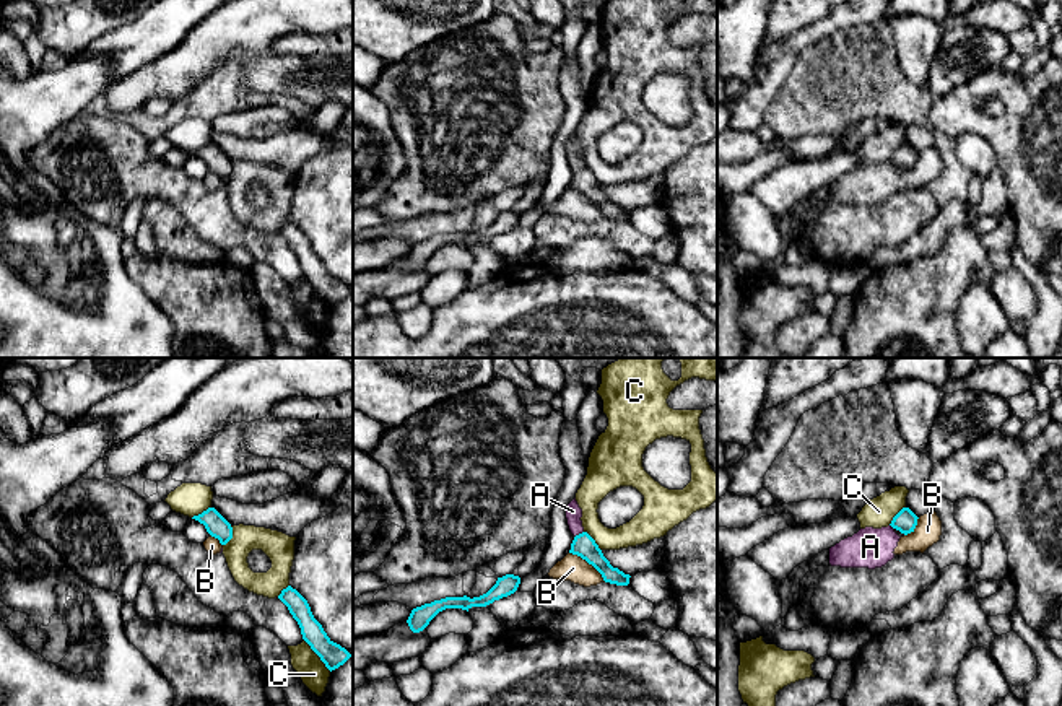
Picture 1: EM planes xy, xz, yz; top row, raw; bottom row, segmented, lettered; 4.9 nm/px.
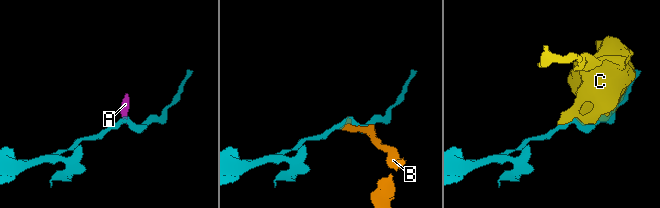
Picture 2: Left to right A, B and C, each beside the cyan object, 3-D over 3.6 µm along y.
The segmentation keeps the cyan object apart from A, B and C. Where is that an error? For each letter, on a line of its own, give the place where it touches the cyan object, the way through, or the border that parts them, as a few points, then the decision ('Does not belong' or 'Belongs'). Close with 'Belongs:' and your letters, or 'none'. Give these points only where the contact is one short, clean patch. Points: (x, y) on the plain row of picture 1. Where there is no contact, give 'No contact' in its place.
A: Touches cyan at xz (579, 169). Boundary: xz (583, 166), (574, 173). Does not belong
B: Touches cyan at xz (589, 199). Boundary: xz (570, 187), (584, 194), (605, 217). Does not belong
C: Touches cyan at xy (317, 290). Does not belong
Belongs: none

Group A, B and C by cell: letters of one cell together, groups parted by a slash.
A B / C

